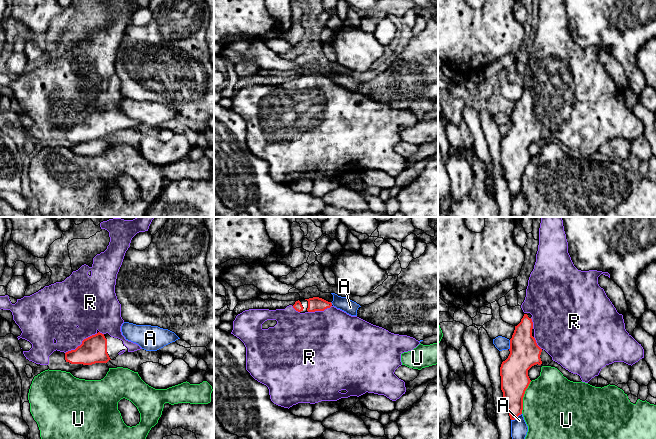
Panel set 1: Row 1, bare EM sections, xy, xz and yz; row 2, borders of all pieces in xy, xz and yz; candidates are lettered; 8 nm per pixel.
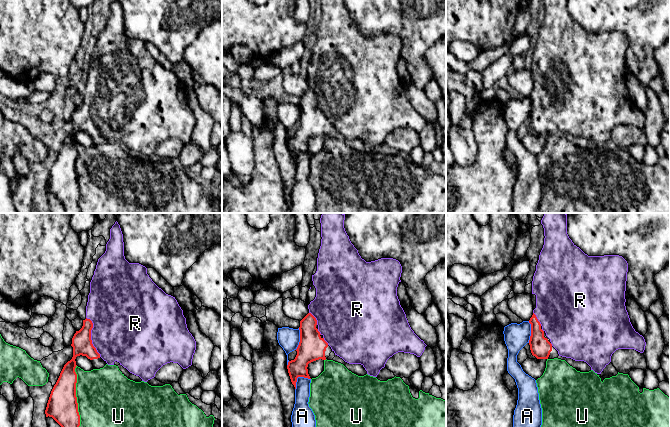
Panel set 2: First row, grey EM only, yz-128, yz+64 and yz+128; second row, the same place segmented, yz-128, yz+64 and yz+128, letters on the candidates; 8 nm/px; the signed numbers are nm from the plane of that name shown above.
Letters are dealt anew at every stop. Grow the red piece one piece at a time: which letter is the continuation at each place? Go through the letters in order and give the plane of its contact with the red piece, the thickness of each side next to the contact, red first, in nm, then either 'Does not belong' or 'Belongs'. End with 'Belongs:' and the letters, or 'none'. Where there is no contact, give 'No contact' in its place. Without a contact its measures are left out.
A: Touches red in yz. Thickness 200 nm (red) against 140 nm. Does not belong
R: Touches red in xy. Thickness 220 nm (red) against 300 nm. Belongs
U: Touches red in yz. Thickness 220 nm (red) against 480 nm. Does not belong
Belongs: R

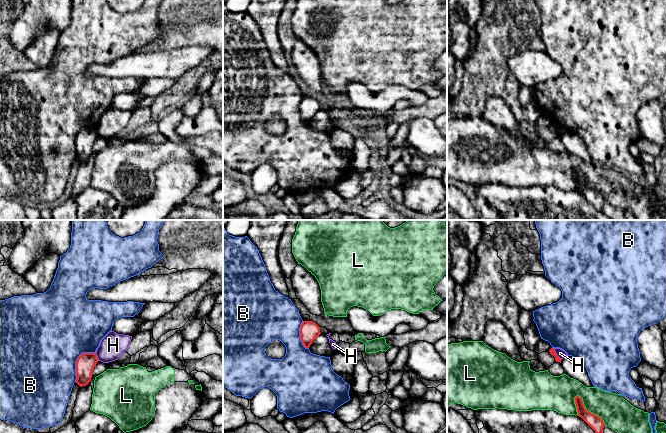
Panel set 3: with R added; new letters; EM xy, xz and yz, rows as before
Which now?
B: Touches red in xy. Thickness 150 nm (red) against 480 nm. Does not belong
H: Touches red in yz. Thickness 50 nm (red) against 70 nm. Does not belong
L: Touches red in yz. Thickness 110 nm (red) against 260 nm. Does not belong
Belongs: none

